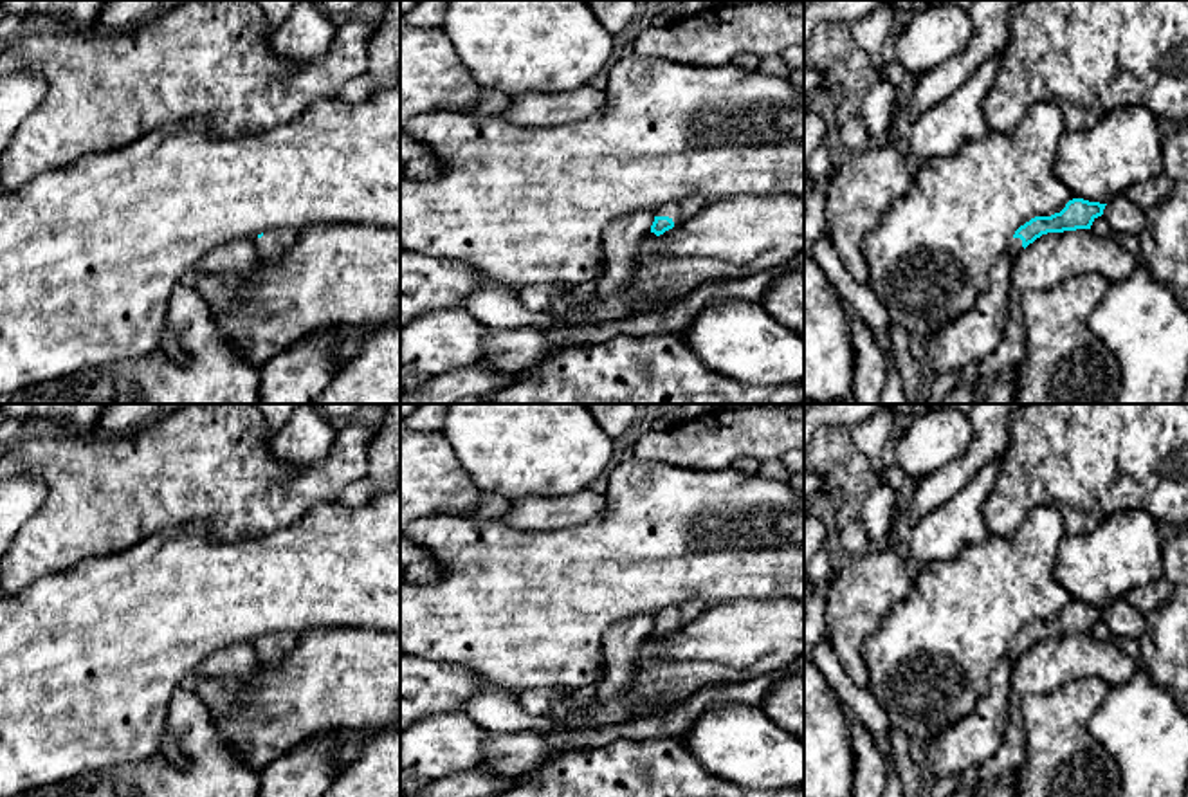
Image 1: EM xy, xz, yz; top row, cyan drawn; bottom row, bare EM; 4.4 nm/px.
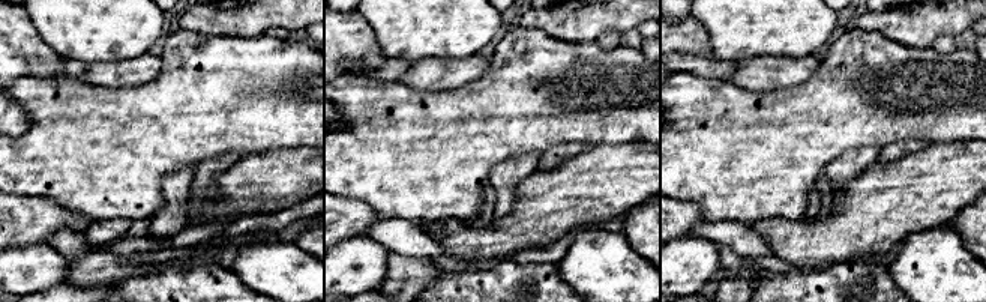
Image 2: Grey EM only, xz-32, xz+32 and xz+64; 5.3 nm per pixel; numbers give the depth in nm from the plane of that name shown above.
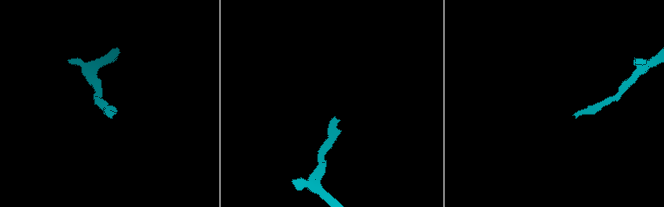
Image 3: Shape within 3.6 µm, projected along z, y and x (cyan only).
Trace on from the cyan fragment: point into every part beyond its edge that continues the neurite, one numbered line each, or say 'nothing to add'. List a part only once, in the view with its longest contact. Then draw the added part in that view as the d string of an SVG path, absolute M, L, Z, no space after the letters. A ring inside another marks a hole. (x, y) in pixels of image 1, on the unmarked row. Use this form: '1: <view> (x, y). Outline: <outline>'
1: xz (682, 613). Outline: M689 599L680 604L672 604L654 615L654 620L669 620L674 629L680 629L699 617L708 608L708 602L703 599Z

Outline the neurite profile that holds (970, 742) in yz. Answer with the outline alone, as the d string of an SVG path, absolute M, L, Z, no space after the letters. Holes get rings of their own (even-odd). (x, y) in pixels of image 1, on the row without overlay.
M1002 656L992 673L990 691L979 700L973 712L925 745L937 781L979 768L997 754L1008 727L1013 665L1015 662Z

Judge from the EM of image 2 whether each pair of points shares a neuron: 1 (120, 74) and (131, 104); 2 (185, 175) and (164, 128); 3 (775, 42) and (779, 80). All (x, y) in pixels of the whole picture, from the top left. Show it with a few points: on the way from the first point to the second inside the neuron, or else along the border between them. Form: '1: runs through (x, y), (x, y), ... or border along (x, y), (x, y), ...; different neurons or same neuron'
1: border along (158, 77), (137, 86), (90, 86); different neurons
2: border along (194, 166), (185, 166), (164, 176), (165, 200); different neurons
3: border along (811, 54), (802, 57), (745, 57), (742, 60); different neurons

